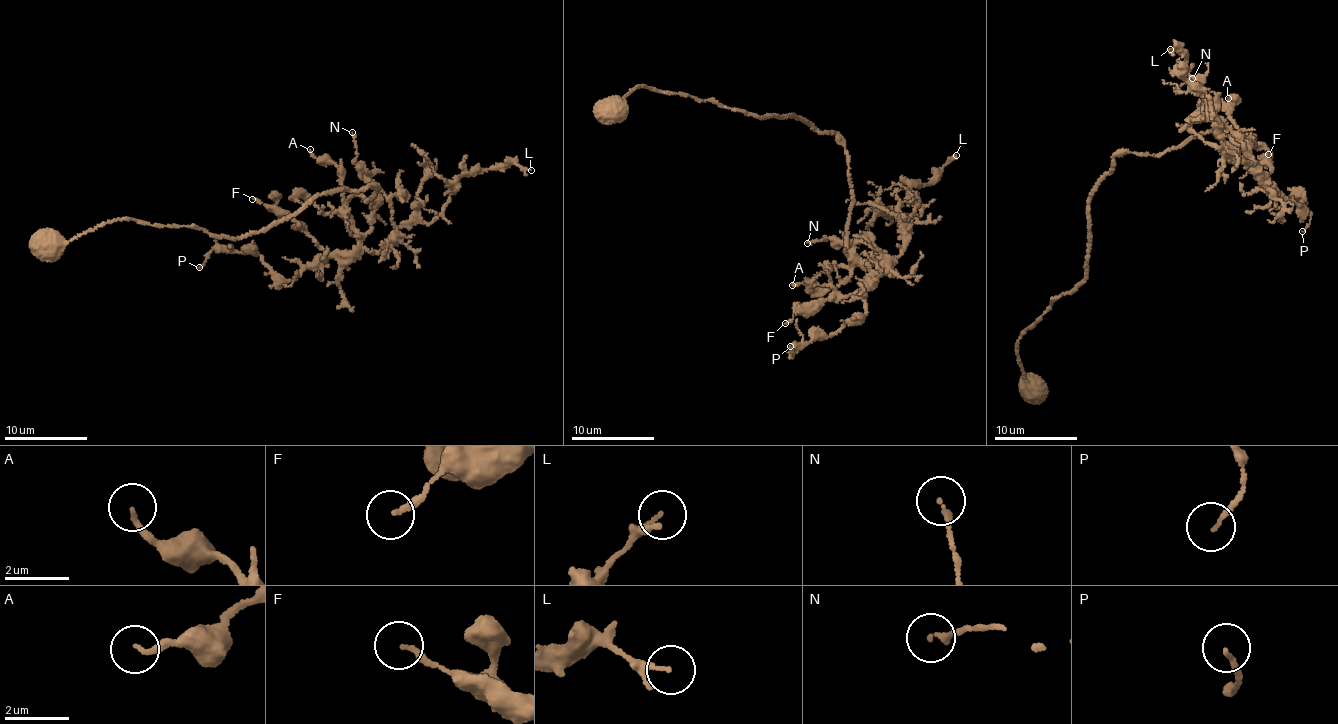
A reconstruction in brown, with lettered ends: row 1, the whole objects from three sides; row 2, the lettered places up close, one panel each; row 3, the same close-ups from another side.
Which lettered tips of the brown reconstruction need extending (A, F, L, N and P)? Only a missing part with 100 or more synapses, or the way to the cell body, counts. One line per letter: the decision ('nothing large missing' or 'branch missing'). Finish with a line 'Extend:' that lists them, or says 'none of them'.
A: nothing large missing
F: nothing large missing
L: nothing large missing
N: nothing large missing
P: nothing large missing
Extend: none of them

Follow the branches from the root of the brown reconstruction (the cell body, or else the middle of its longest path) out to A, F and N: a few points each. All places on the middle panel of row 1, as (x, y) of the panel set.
A: (610, 107), (645, 86), (763, 117), (794, 115), (835, 132), (849, 164), (851, 265), (832, 265), (792, 285)
F: (610, 107), (645, 86), (835, 132), (853, 201), (846, 251), (886, 261), (850, 295), (813, 302), (785, 323)
N: (610, 107), (645, 86), (835, 132), (853, 201), (846, 251), (870, 261), (884, 253), (861, 237), (807, 243)

